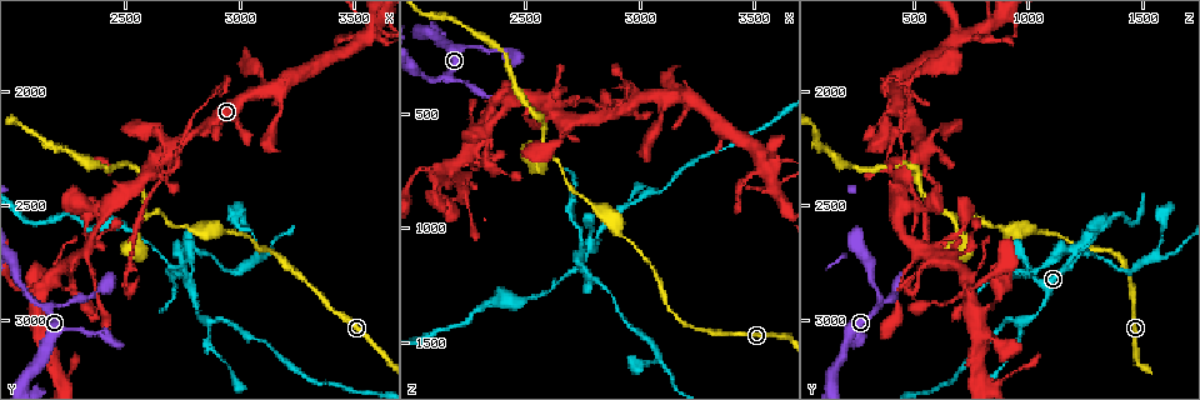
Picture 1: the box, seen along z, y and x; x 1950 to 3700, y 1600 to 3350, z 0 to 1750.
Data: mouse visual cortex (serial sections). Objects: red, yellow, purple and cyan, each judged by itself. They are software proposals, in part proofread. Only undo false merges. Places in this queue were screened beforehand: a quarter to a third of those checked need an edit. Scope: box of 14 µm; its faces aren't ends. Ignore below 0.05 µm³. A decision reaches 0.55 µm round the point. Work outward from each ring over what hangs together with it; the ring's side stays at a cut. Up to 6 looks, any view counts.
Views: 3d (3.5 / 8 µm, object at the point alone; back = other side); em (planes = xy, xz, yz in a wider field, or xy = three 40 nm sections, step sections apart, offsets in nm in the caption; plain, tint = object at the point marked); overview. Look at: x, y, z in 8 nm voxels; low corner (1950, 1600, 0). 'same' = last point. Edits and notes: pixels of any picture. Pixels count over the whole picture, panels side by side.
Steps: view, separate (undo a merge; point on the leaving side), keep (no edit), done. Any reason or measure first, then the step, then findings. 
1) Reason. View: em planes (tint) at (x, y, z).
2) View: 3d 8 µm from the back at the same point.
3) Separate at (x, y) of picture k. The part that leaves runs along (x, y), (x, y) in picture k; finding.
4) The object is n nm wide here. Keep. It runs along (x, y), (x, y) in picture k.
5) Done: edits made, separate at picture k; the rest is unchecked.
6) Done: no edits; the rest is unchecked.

Narrows sharply. View: 3d 3.5 µm at (2230, 2930, 360).

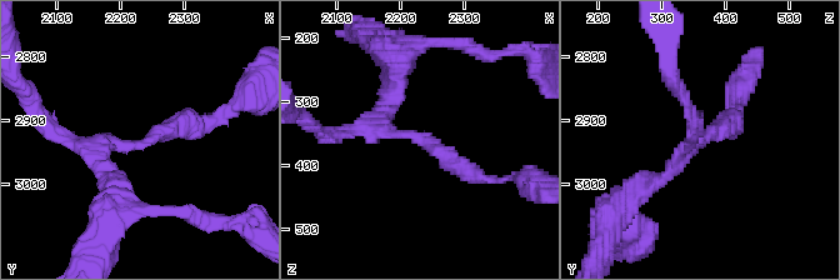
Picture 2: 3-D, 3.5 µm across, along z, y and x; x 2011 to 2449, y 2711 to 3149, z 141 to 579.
View: em xy step 3 (tint) at (2235, 2935, 360).

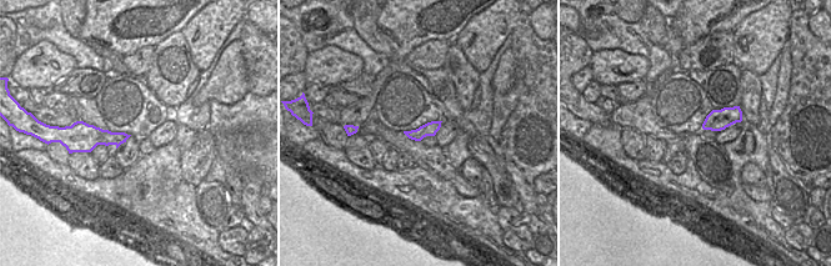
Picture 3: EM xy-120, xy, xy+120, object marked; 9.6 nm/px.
The arms are 200, 250 nm wide. Keep. It runs along (388, 106), (384, 129), (491, 180) in picture 2; all the same cell.

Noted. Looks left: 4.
Sharp bend. View: 3d 3.5 µm at (2610, 2540, 670).

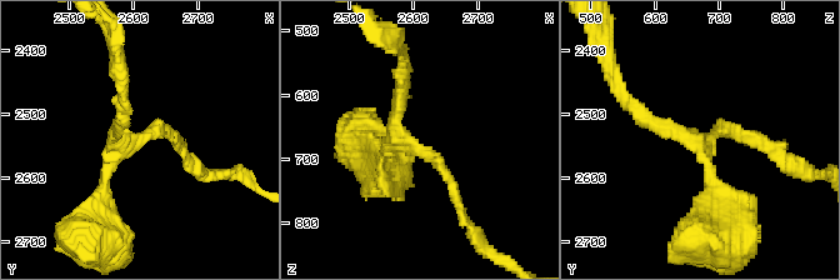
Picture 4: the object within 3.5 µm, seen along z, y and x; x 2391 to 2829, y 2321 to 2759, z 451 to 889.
Need the tissue. View: em xy step 3 (tint) at (2605, 2540, 685).

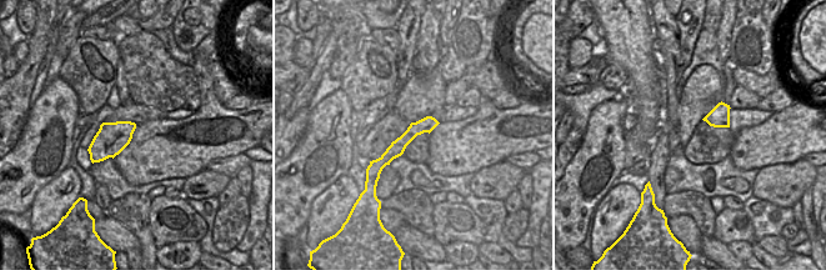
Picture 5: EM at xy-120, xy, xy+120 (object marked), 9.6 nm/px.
View: em xy step 1 (tint) at the same point.

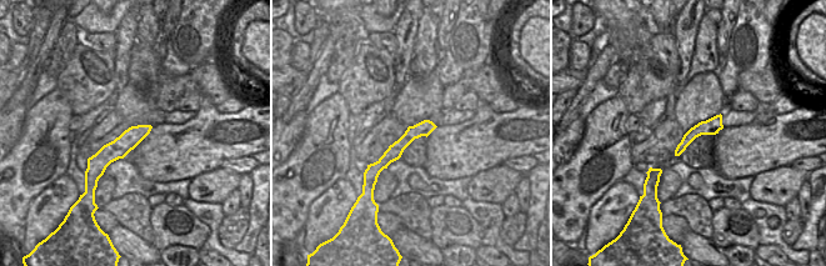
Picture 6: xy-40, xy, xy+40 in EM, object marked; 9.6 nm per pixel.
The object is 150 nm wide here. Keep. It runs along (180, 143), (141, 135), (106, 165), (99, 208) in picture 4; continuous, no second cell.

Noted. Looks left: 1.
Done: no edits; the rest is unchecked.

